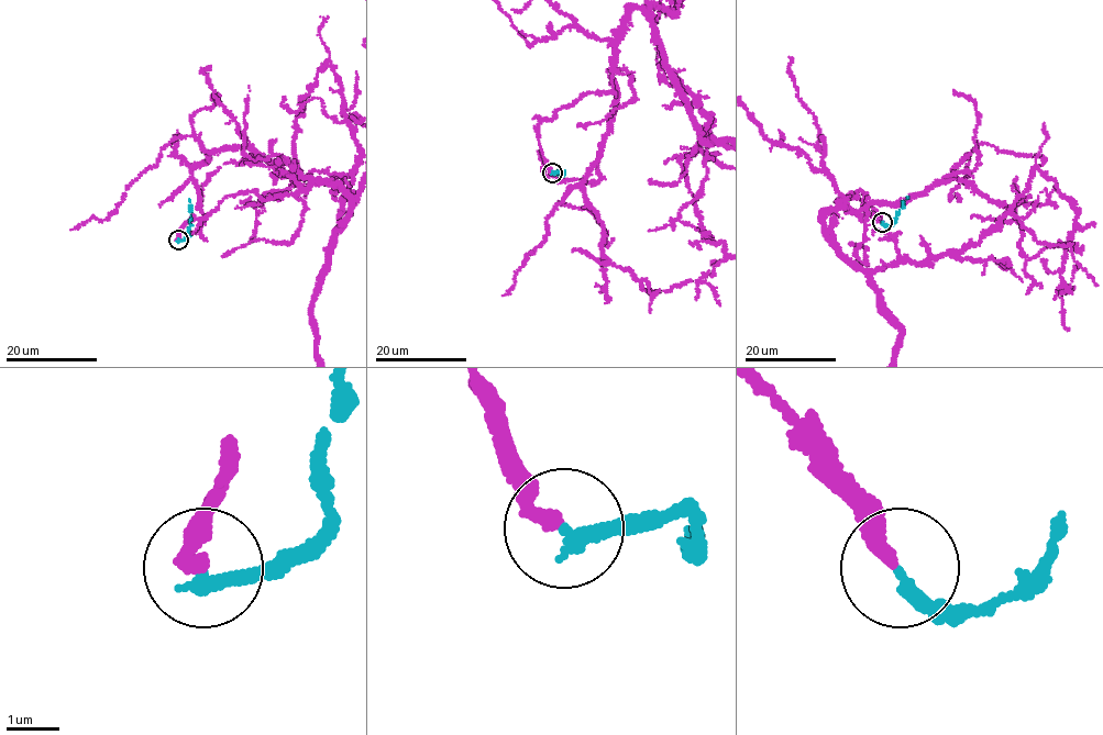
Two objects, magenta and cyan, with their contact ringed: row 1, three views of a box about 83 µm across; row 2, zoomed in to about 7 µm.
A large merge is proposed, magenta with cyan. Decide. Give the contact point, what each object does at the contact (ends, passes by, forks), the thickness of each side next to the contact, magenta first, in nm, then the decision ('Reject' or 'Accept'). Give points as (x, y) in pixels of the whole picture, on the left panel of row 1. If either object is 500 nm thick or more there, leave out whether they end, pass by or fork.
Place: (178, 240). At the ring magenta ends. At the ring cyan ends. Thickness 280 nm (magenta) against 280 nm. Accept

